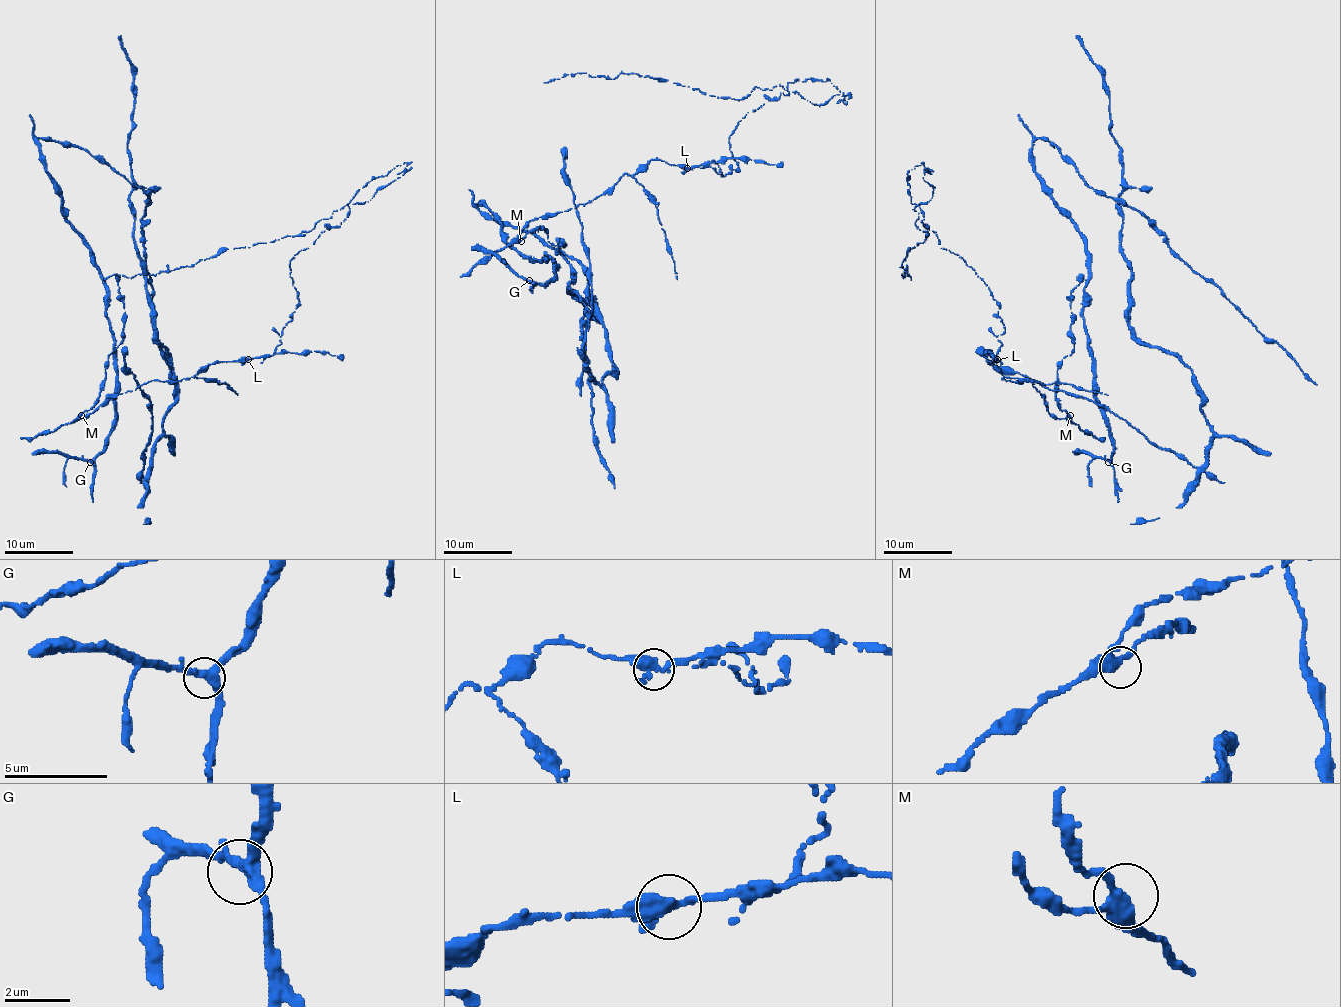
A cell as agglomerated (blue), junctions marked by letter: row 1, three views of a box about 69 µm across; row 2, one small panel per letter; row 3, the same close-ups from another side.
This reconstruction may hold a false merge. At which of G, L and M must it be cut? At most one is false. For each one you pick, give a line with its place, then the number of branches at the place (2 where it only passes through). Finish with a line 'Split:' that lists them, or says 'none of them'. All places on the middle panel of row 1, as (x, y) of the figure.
L: place (687, 168); branches 3
Split: L

